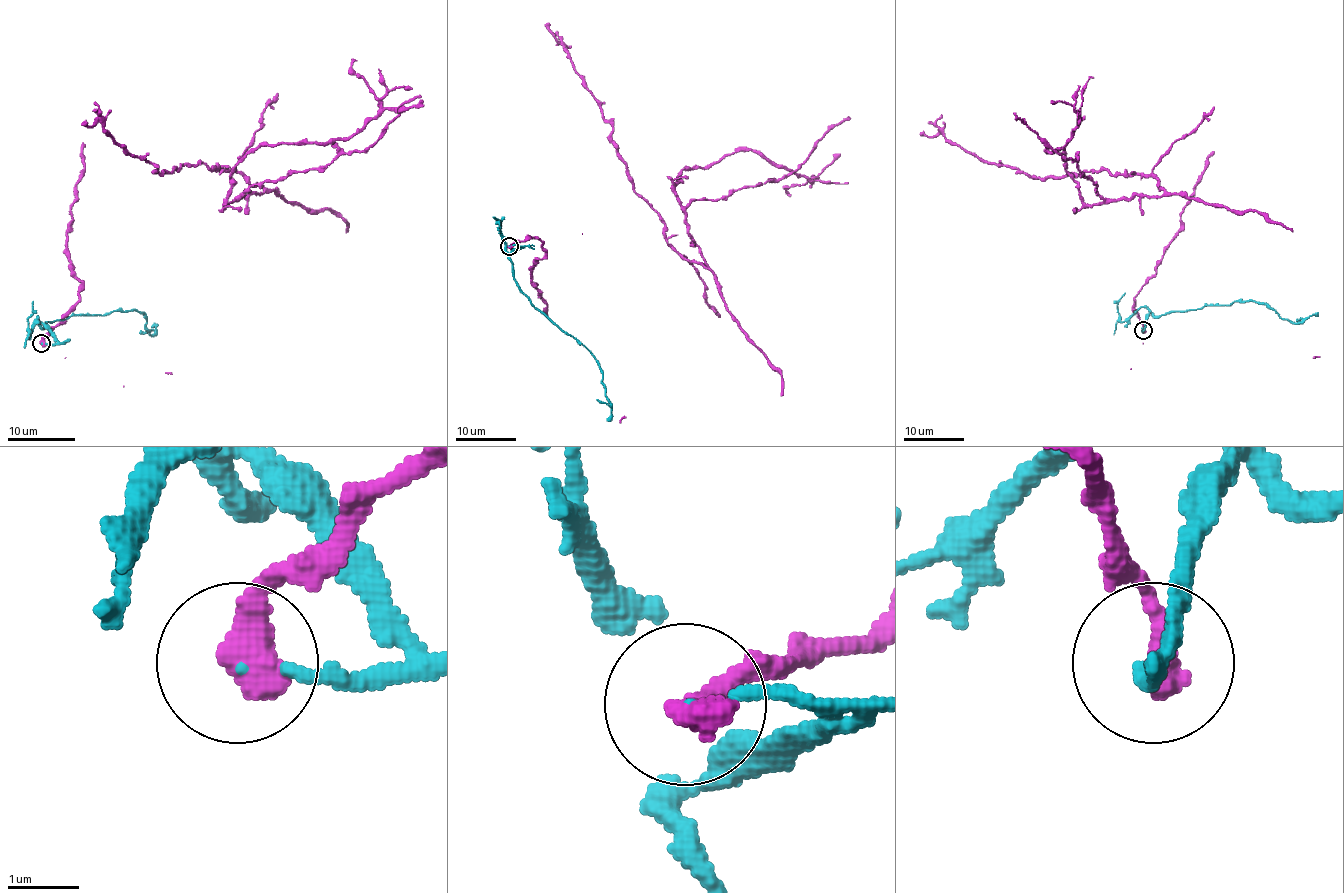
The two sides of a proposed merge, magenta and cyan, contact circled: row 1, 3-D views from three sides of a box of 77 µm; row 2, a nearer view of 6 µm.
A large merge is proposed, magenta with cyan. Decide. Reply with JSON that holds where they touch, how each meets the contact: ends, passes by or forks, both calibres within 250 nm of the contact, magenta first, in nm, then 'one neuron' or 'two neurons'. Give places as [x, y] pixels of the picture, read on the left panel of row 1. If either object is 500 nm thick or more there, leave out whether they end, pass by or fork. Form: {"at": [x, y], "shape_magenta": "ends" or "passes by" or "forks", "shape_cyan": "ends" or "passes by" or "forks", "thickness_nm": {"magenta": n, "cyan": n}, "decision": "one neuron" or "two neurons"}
{"at": [41, 343], "thickness_nm": {"magenta": 550, "cyan": 110}, "decision": "two neurons"}

